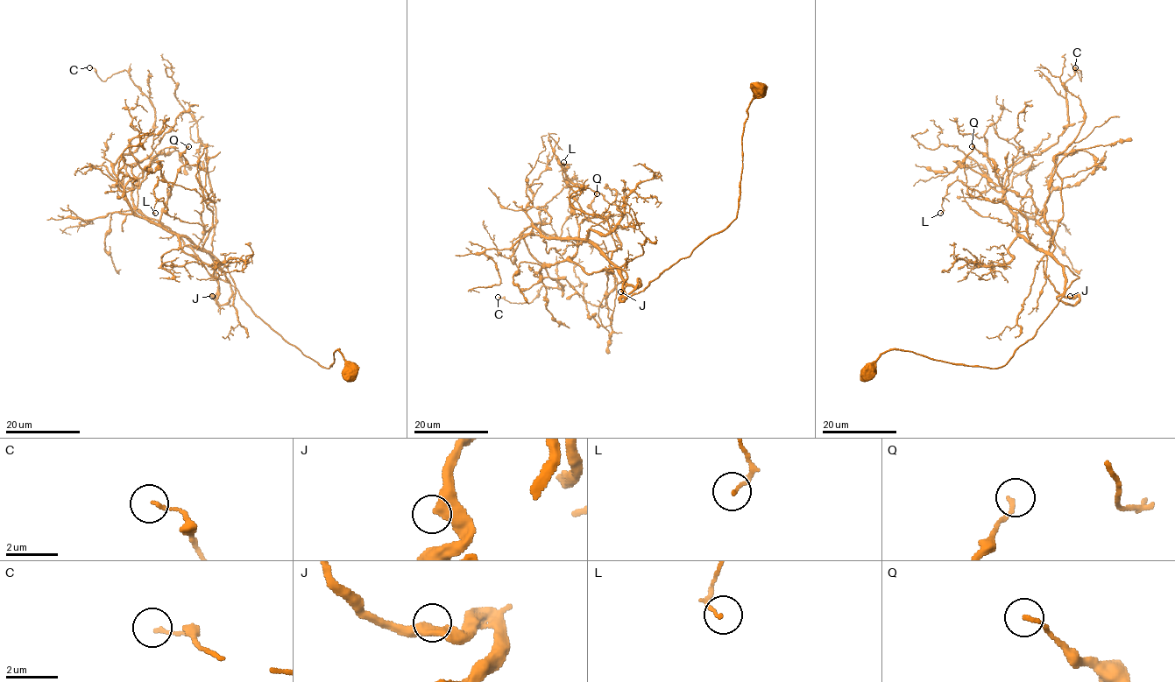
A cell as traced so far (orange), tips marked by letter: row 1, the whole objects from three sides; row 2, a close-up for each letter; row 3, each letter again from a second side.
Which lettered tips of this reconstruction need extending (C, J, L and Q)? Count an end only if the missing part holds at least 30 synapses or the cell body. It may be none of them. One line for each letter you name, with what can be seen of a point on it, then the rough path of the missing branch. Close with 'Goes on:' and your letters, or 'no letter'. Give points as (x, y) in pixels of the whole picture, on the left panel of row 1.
Goes on: no letter

